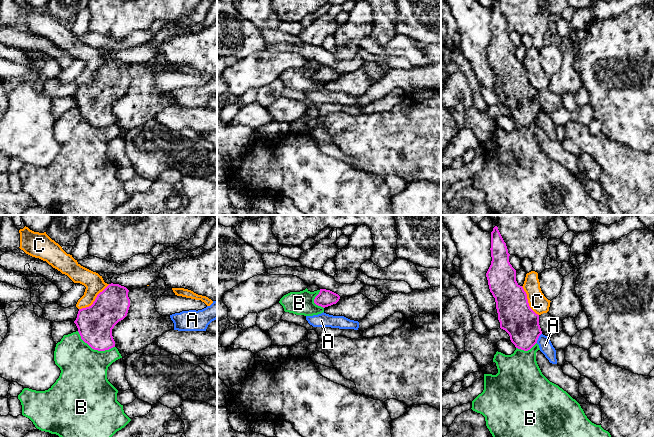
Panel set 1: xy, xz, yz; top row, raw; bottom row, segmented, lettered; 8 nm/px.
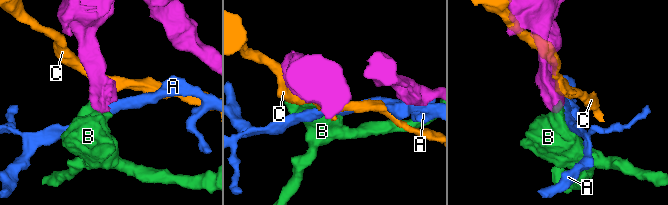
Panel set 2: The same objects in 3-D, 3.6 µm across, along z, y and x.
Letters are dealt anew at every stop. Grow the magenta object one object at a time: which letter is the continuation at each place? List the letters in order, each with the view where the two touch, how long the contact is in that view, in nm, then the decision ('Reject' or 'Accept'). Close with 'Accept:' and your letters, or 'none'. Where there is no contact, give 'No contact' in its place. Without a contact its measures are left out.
A: Touches magenta in yz. Shared border 90 nm. Reject
B: Touches magenta in xy. Shared border 340 nm. Reject
C: Touches magenta in xy. Shared border 320 nm. Reject
Accept: none

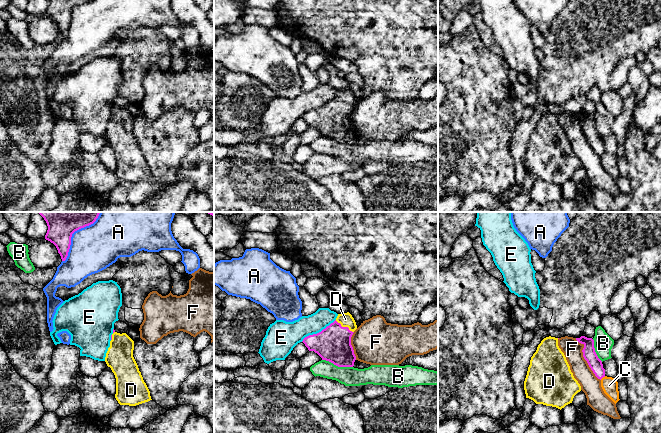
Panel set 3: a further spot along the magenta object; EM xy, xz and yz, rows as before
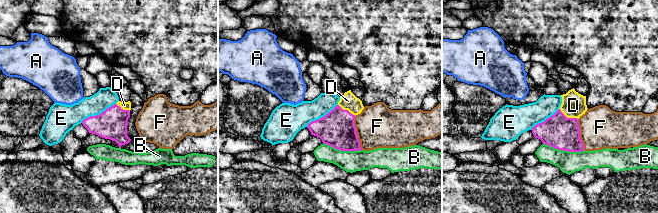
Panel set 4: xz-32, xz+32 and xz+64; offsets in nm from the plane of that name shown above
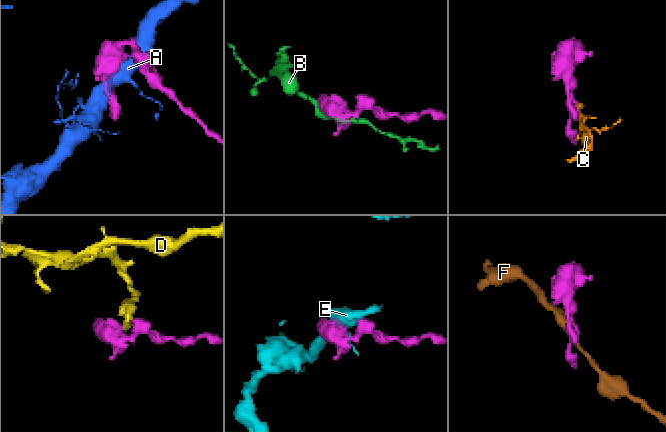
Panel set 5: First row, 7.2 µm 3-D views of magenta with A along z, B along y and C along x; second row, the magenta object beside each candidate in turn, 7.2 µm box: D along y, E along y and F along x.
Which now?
A: Touches magenta in xy. Shared border 380 nm. Reject
B: Touches magenta in xz. Shared border 260 nm. Reject
C: Touches magenta in yz. Shared border 50 nm. Reject
D: Touches magenta in xz. Shared border 180 nm. Accept
E: Touches magenta in xz. Shared border 340 nm. Reject
F: Touches magenta in yz. Shared border 400 nm. Reject
Accept: D

